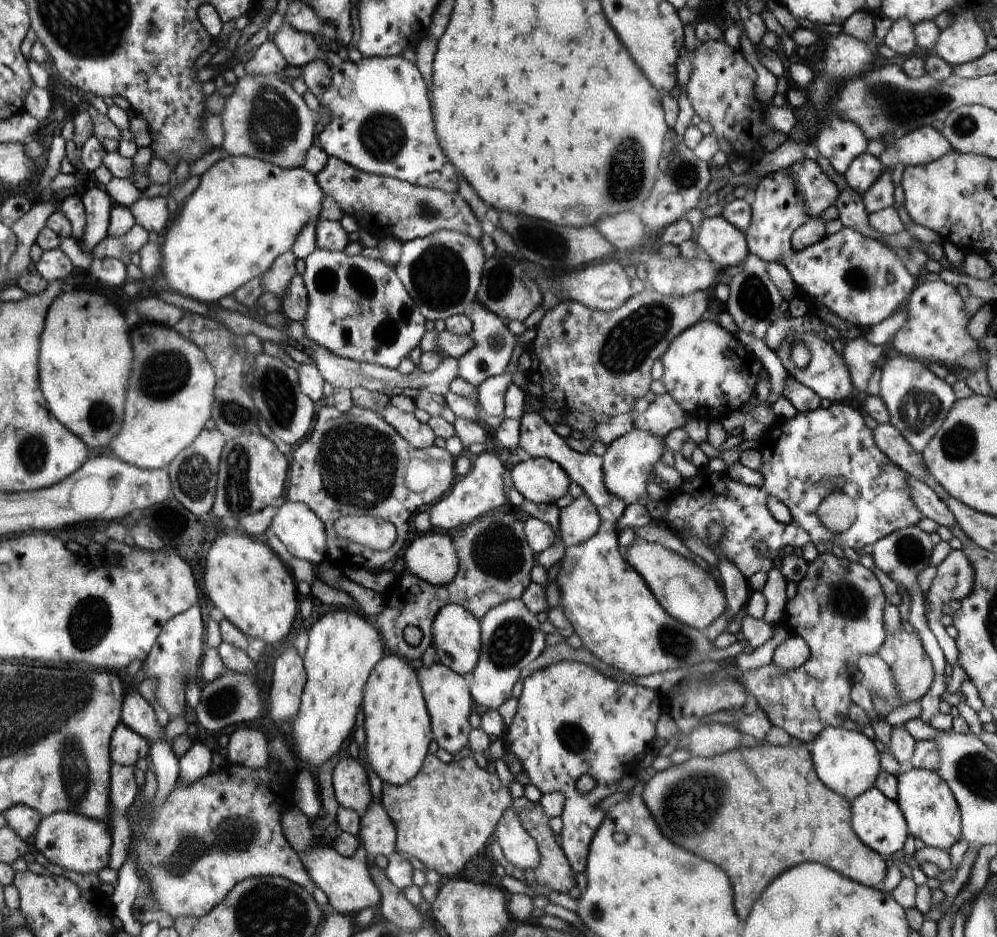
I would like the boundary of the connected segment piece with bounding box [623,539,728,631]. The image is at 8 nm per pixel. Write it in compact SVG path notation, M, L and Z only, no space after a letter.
M638 539L623 550L625 561L644 578L659 606L676 621L706 631L728 608L728 598L714 577L692 559L659 544Z

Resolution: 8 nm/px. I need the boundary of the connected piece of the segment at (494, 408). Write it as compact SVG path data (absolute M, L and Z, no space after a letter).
M504 370L499 376L488 378L477 388L478 403L486 416L503 416L506 388L512 384L513 374Z

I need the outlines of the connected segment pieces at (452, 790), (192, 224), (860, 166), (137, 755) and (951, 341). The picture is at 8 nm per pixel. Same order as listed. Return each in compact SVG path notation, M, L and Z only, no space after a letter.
M426 754L422 768L417 776L400 787L382 784L382 807L390 816L397 831L396 849L408 857L418 858L428 870L438 872L444 878L457 877L474 854L489 846L494 828L502 814L512 806L512 794L508 784L502 783L498 774L490 774L480 768L475 758L462 758L449 764L441 762L434 754Z
M227 156L200 177L196 191L187 197L176 216L171 218L172 224L168 224L170 227L161 252L160 276L176 294L208 306L215 305L240 286L248 288L253 285L280 254L292 250L296 236L310 222L320 220L322 200L324 192L318 186L316 176L303 167L284 169L258 158Z
M866 152L850 162L848 170L844 172L844 180L849 188L864 194L882 176L883 170L882 162L876 156Z
M122 722L116 724L110 740L110 759L121 766L135 766L138 760L147 759L150 742L130 730Z
M941 279L936 282L920 281L910 294L906 306L908 320L902 326L902 330L896 332L888 352L904 354L926 363L935 362L949 367L962 365L962 360L968 352L979 349L977 341L968 334L970 314L954 286L946 284Z

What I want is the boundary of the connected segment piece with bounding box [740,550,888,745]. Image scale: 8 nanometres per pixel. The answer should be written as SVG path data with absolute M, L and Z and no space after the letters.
M834 550L819 553L813 562L809 562L806 576L797 585L796 596L786 604L784 629L789 635L800 636L808 644L810 659L801 668L790 672L776 668L773 663L754 671L740 671L740 684L756 698L759 708L772 725L808 745L816 740L824 728L842 727L847 720L848 706L853 703L850 695L853 681L847 666L848 663L858 664L860 656L878 656L888 633L883 616L886 597L874 572L860 563L850 562Z

